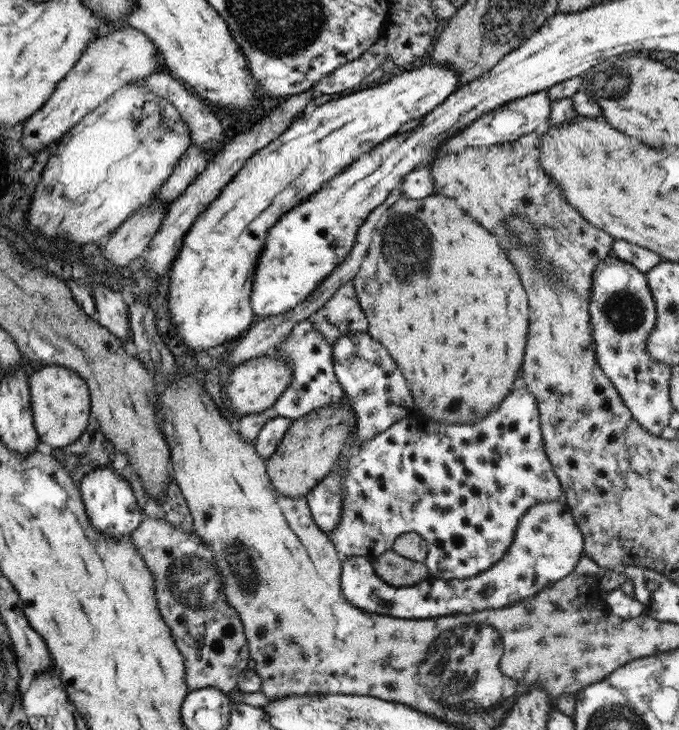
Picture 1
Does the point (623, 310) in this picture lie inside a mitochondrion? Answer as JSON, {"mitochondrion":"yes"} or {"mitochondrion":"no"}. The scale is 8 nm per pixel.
{"mitochondrion":"yes"}

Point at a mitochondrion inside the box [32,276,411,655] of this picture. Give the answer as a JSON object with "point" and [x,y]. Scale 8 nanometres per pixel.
{"point":[192,583]}

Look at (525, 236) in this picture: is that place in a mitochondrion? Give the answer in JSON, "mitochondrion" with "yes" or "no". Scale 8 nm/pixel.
{"mitochondrion":"yes"}

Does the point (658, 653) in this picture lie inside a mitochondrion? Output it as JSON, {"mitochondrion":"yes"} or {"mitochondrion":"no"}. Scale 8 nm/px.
{"mitochondrion":"no"}

